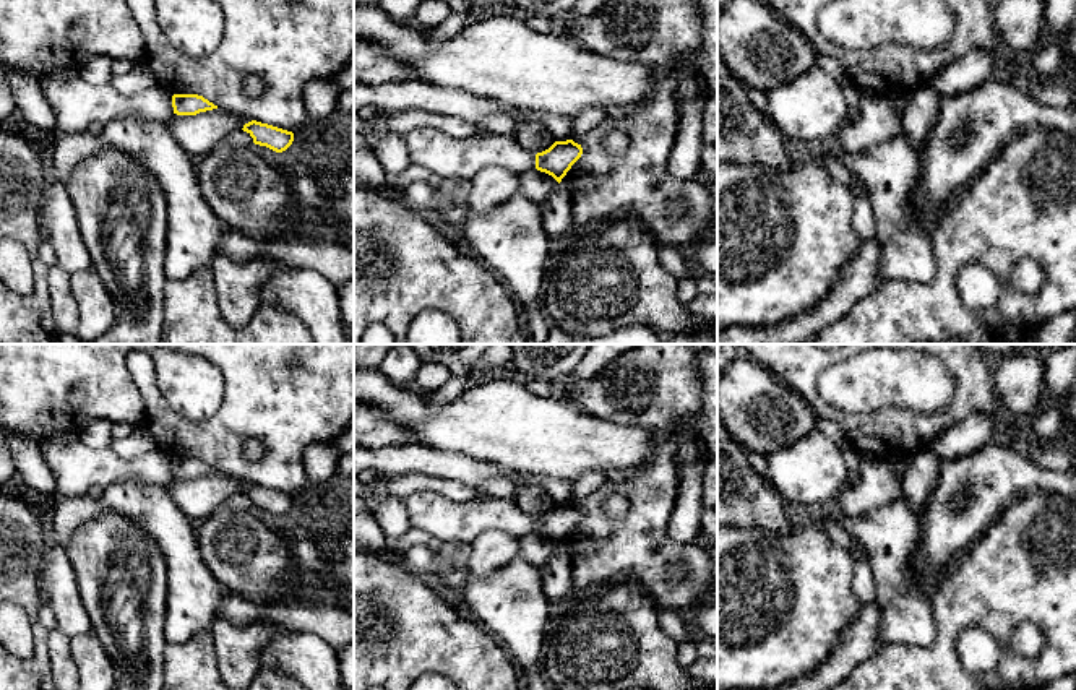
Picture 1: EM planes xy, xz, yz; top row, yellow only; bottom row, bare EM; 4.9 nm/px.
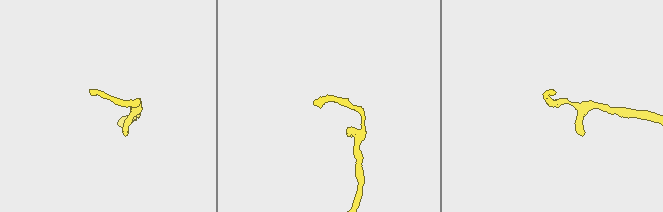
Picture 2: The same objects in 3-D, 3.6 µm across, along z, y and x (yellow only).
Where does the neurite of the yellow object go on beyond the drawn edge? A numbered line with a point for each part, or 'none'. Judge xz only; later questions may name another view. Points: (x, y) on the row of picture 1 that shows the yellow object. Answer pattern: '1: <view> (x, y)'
none

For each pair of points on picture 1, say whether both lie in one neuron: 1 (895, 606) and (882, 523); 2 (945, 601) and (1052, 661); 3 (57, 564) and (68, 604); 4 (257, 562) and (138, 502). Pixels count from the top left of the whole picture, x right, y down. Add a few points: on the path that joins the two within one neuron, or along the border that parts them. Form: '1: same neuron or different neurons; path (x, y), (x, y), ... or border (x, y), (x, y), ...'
1: same neuron; path (895, 585), (891, 544)
2: same neuron; path (979, 601), (1024, 601), (1050, 627)
3: same neuron; path (57, 573), (60, 595)
4: different neurons; border (197, 521), (197, 547), (208, 570)

